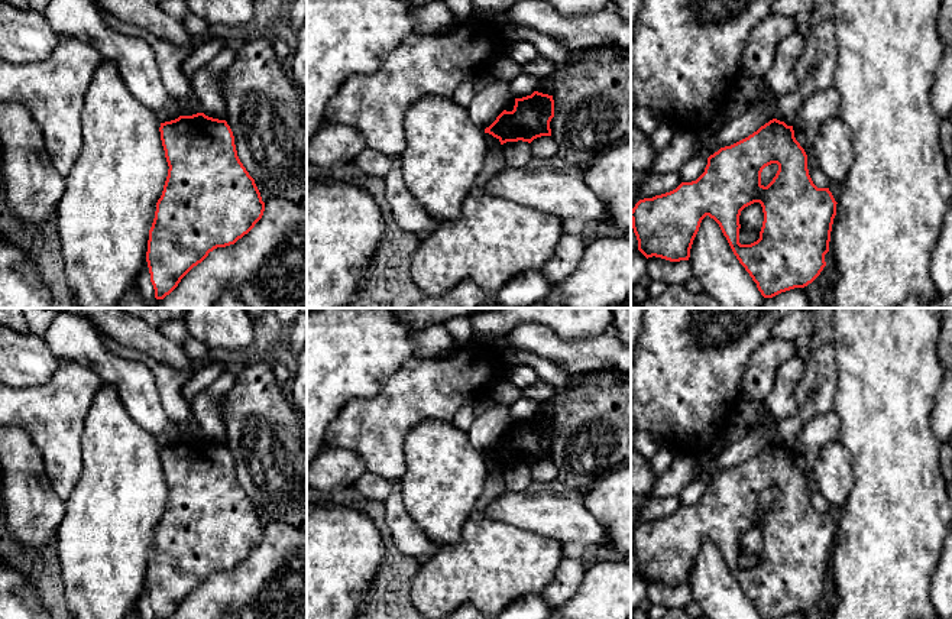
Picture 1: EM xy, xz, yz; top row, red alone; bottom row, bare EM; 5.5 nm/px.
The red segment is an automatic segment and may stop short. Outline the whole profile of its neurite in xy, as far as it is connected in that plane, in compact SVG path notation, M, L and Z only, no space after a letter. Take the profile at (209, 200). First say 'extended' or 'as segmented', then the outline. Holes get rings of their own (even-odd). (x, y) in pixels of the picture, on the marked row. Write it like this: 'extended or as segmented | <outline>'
as segmented | M197 113L161 123L168 176L149 230L146 262L155 298L163 299L210 252L234 244L262 218L265 202L234 145L226 120Z

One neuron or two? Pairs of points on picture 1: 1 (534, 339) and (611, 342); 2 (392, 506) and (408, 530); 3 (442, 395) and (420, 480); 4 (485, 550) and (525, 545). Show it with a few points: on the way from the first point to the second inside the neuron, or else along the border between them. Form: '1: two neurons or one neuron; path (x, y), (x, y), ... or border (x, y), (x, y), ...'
1: one neuron; path (553, 349), (592, 350)
2: one neuron; path (395, 512), (395, 517), (402, 524)
3: two neurons; border (452, 421), (421, 421), (407, 434), (405, 440)
4: one neuron; path (495, 550), (515, 550)

